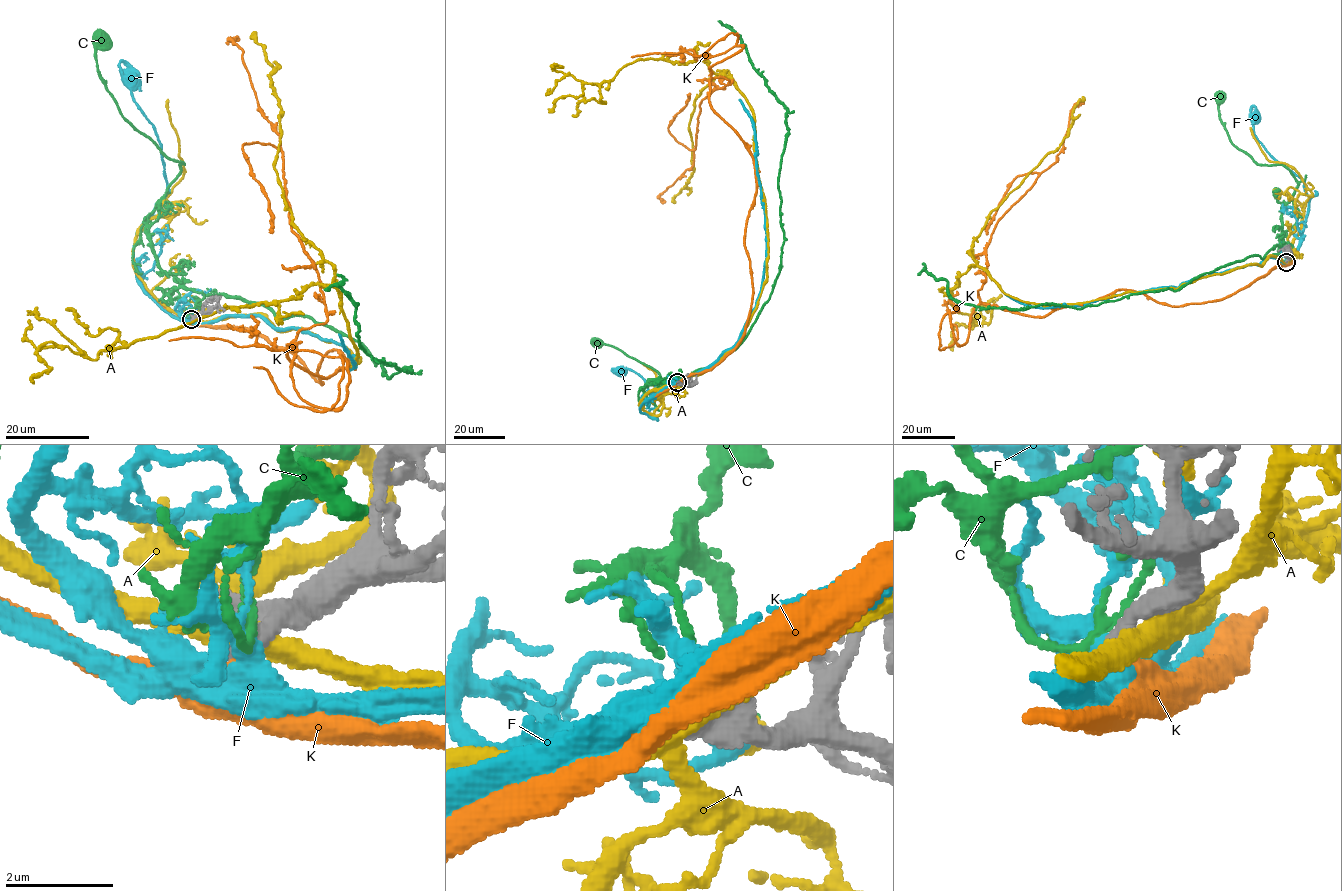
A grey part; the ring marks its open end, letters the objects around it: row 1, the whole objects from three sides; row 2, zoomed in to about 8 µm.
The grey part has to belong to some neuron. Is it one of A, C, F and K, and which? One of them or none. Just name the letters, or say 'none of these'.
K

